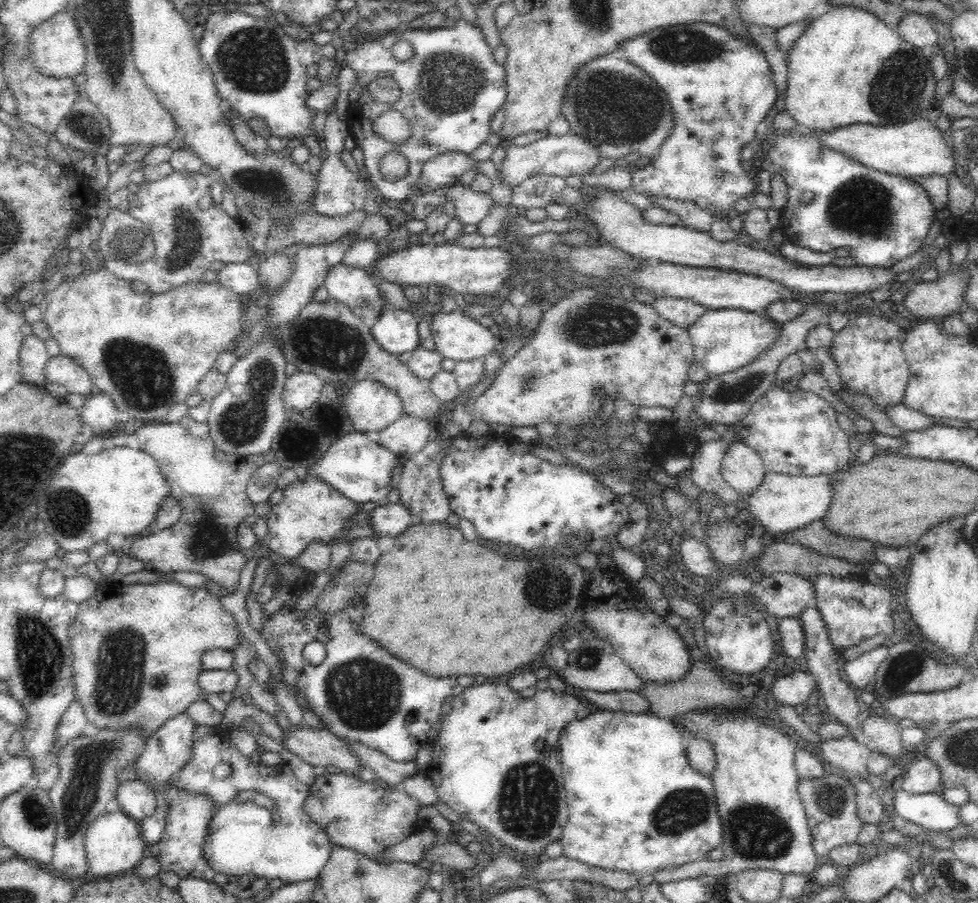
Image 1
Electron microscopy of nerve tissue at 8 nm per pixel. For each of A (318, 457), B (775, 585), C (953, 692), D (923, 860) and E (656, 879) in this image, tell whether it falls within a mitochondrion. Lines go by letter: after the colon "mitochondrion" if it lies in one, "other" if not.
A: other
B: other
C: other
D: other
E: other

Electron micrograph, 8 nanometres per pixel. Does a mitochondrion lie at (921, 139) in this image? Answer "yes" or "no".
no

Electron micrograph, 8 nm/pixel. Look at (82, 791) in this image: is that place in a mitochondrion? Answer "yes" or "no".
yes

